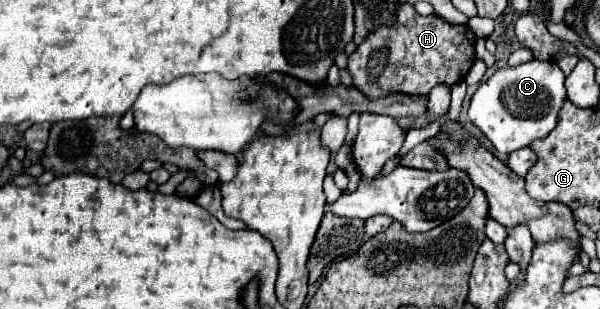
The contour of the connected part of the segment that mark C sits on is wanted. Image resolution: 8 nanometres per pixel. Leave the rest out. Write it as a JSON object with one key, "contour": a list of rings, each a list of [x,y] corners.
{"contour":[[[529,61],[517,67],[497,69],[473,93],[467,115],[475,127],[493,143],[499,153],[531,145],[531,141],[545,137],[557,121],[561,103],[565,101],[565,75],[555,61]]]}

